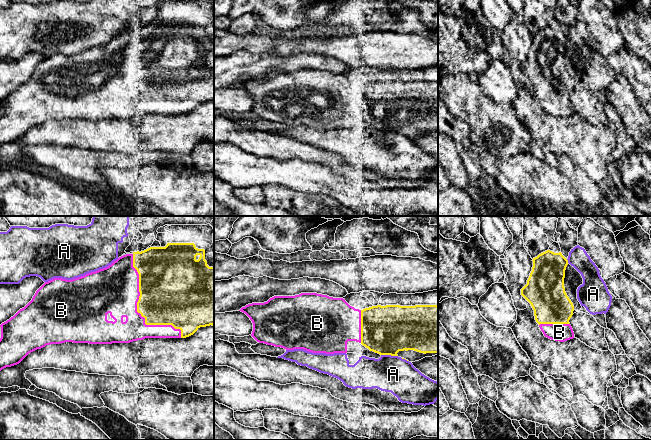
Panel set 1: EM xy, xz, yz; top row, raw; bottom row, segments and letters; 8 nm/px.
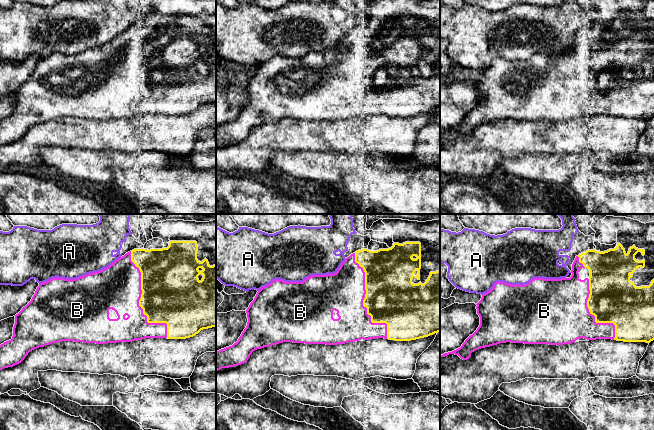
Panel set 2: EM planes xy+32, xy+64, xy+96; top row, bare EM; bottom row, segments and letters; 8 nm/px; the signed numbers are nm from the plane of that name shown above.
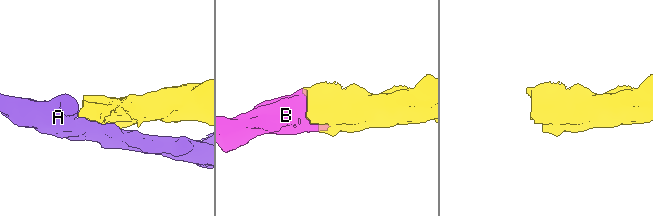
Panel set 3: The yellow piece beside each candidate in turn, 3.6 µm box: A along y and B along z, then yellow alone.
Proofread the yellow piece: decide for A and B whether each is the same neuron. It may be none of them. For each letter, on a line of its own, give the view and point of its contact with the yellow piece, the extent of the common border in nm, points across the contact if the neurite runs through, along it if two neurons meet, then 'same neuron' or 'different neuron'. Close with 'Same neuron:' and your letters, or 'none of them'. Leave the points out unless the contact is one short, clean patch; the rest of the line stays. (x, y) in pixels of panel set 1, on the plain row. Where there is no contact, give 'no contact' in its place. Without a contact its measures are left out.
A: xz (389, 130) | 140 nm | different neuron
B: xy (137, 86) | 800 nm | same neuron
Same neuron: B

